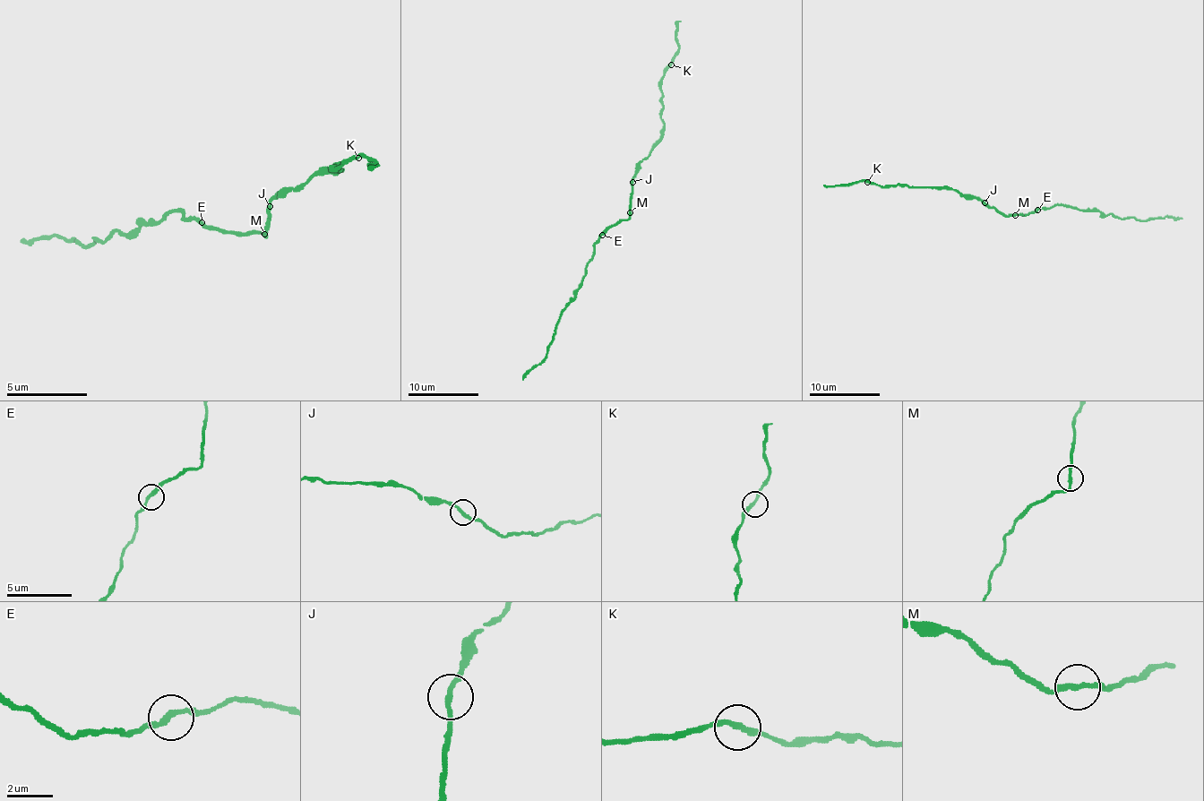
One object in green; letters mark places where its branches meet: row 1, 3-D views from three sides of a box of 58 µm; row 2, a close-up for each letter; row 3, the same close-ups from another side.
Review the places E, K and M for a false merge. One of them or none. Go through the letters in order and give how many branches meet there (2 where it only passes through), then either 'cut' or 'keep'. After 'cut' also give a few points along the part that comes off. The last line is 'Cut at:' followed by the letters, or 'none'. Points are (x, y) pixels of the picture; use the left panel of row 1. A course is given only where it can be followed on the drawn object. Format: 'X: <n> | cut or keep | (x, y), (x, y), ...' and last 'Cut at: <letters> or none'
E: 2 | keep
K: 2 | keep
M: 2 | keep
Cut at: none

